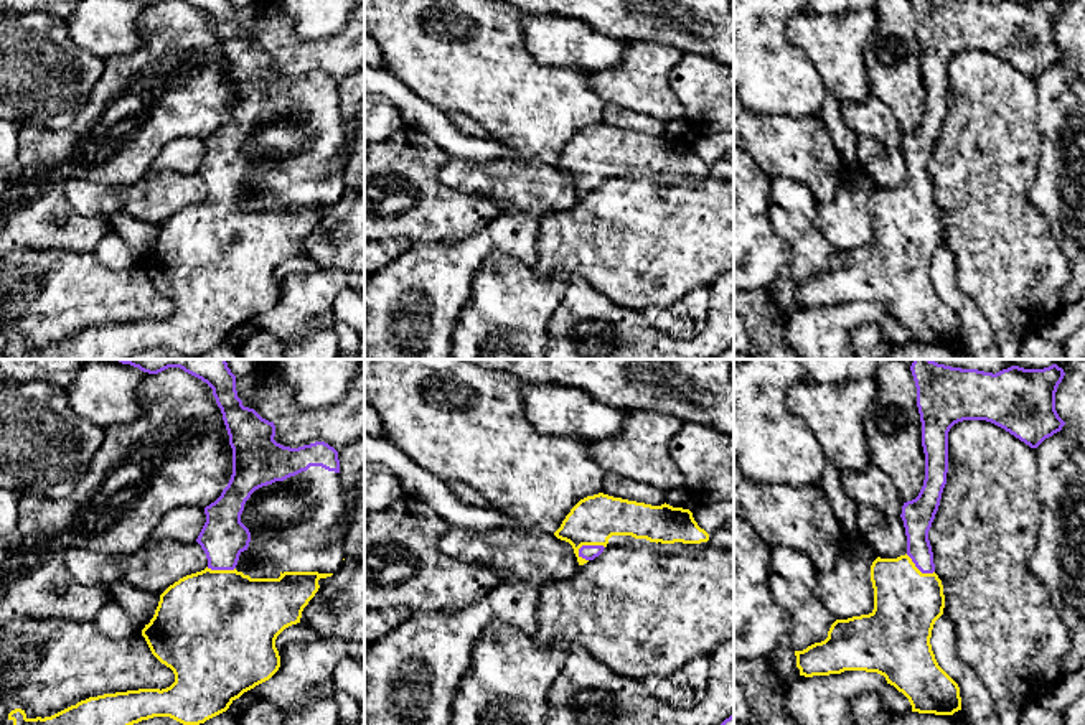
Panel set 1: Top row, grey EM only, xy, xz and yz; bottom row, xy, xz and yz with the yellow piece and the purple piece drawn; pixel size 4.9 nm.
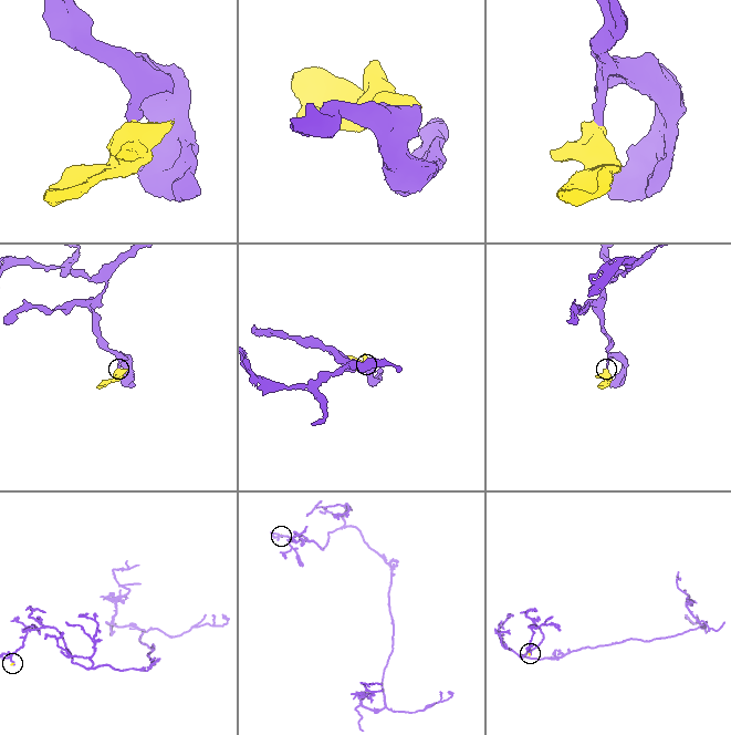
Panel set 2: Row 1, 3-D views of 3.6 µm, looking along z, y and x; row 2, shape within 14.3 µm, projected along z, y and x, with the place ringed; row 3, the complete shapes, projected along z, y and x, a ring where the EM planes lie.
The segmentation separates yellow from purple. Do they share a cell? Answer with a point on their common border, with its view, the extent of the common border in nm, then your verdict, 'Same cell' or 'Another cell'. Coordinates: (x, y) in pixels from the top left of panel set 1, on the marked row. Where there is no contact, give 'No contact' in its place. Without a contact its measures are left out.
Touches yellow at xz (587, 544). Shared border 140 nm. Same cell

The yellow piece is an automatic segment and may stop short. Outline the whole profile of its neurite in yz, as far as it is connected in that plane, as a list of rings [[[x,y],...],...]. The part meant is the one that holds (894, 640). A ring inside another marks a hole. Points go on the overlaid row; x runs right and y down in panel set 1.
[[[914,359],[910,371],[917,387],[917,407],[922,422],[925,479],[918,496],[902,506],[900,517],[907,536],[907,554],[897,559],[877,557],[872,562],[874,610],[869,615],[836,620],[824,641],[795,651],[795,656],[800,676],[829,676],[844,671],[877,672],[909,699],[912,712],[953,715],[961,710],[960,687],[938,666],[930,644],[933,624],[945,608],[943,585],[935,573],[928,531],[946,484],[948,432],[963,420],[986,420],[1031,448],[1037,448],[1065,425],[1055,410],[1055,392],[1065,372],[1052,364],[1044,369],[1011,366],[993,374],[951,367],[932,359]]]

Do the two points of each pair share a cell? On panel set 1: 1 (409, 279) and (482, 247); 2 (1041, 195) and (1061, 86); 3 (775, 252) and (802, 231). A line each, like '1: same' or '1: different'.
1: same
2: same
3: different

